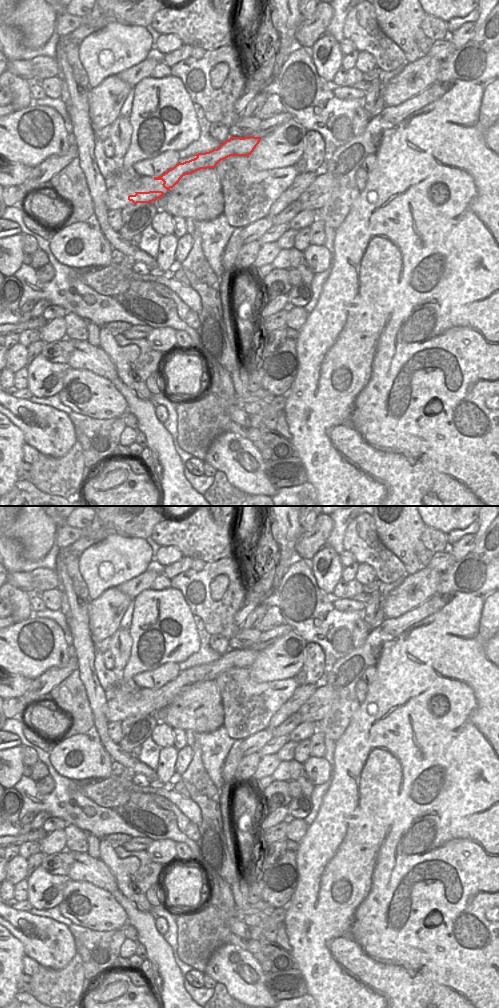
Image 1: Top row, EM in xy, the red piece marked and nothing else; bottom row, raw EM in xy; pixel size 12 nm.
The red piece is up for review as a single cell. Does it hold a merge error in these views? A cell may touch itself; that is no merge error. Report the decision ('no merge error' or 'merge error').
merge error

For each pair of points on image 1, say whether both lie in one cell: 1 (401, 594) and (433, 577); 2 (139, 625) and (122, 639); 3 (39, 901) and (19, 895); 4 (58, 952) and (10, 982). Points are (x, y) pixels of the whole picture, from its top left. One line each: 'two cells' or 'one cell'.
1: one cell
2: two cells
3: two cells
4: two cells

